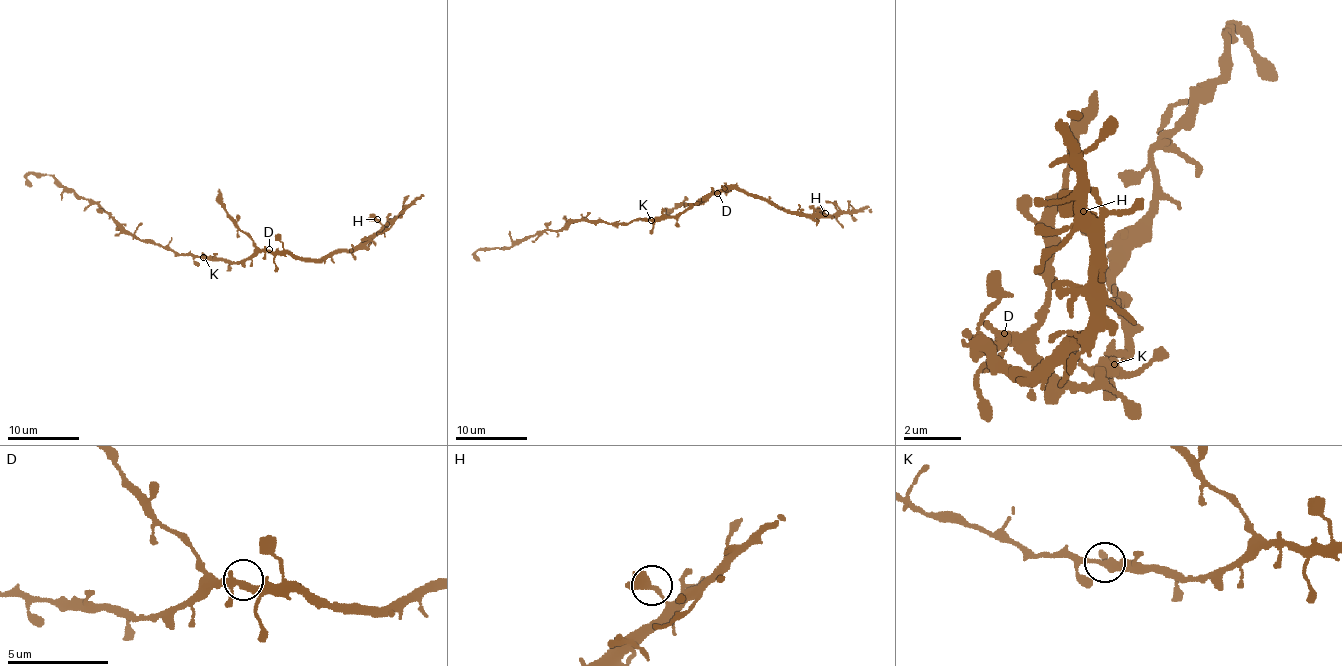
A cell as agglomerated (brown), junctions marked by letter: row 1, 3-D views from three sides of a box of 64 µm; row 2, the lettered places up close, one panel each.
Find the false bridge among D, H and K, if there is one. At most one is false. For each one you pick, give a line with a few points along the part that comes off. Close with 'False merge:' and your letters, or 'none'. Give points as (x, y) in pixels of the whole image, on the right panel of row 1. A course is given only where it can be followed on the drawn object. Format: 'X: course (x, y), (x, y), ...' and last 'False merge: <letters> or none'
False merge: none

